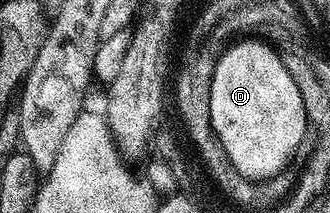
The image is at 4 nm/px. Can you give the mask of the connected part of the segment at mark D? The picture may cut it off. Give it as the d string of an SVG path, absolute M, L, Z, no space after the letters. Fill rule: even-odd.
M238 38L230 44L214 79L213 112L218 132L222 132L226 147L234 157L230 165L240 175L249 178L265 178L285 169L290 164L290 155L301 146L302 139L308 136L304 102L301 101L296 83L284 62L273 53L271 45L261 38Z

